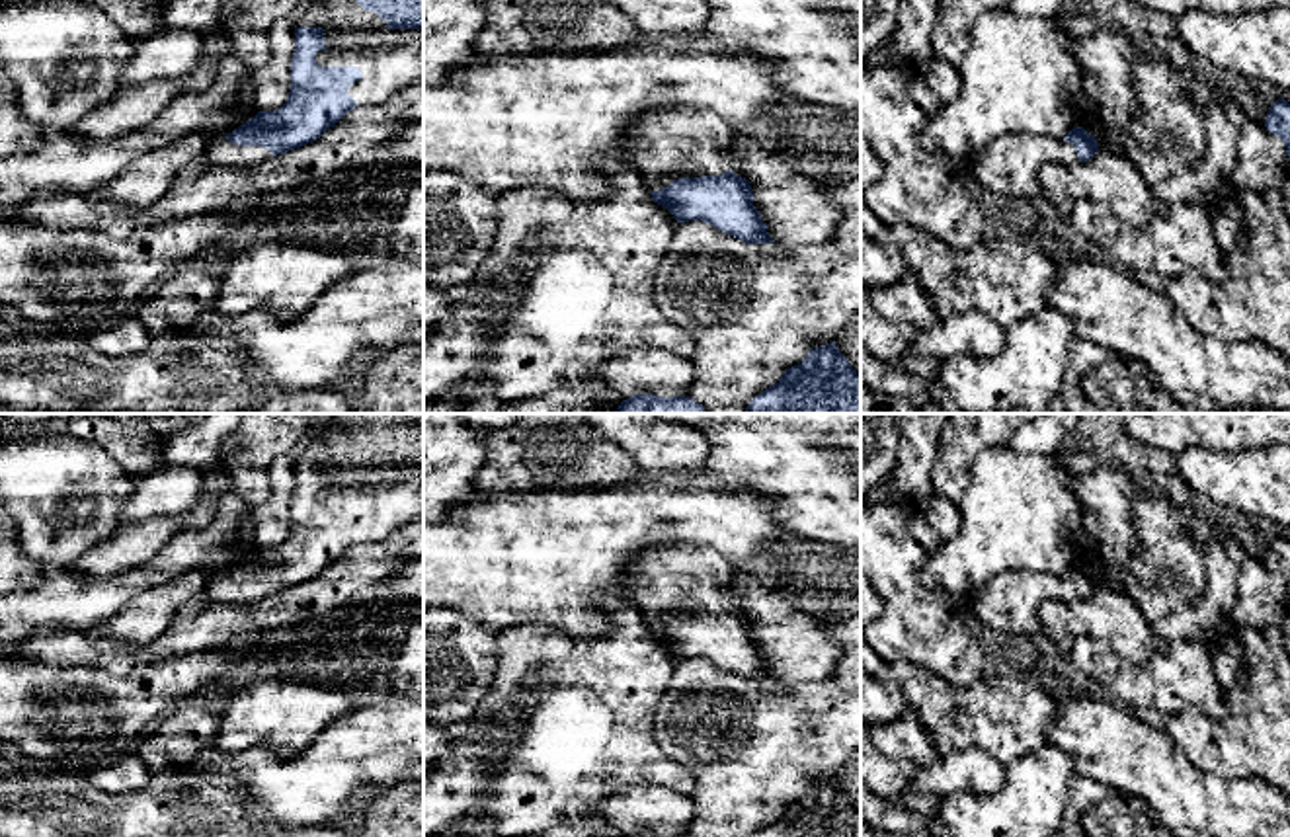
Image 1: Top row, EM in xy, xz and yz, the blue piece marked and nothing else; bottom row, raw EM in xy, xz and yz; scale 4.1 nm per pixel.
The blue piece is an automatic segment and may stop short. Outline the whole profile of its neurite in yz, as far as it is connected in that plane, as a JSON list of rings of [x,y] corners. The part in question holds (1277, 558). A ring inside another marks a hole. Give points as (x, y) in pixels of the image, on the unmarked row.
[[[1284,535],[1272,540],[1267,550],[1265,564],[1284,579],[1286,593],[1290,597],[1290,540]]]

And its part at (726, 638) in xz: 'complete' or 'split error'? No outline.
split error

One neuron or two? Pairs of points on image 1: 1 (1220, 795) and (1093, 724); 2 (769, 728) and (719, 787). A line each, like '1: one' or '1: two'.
1: one
2: one

